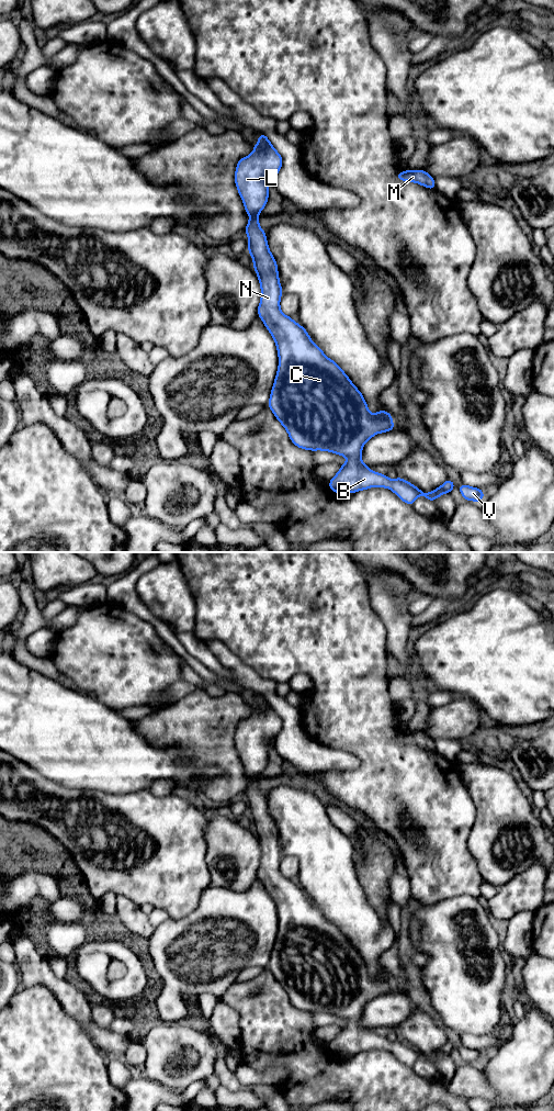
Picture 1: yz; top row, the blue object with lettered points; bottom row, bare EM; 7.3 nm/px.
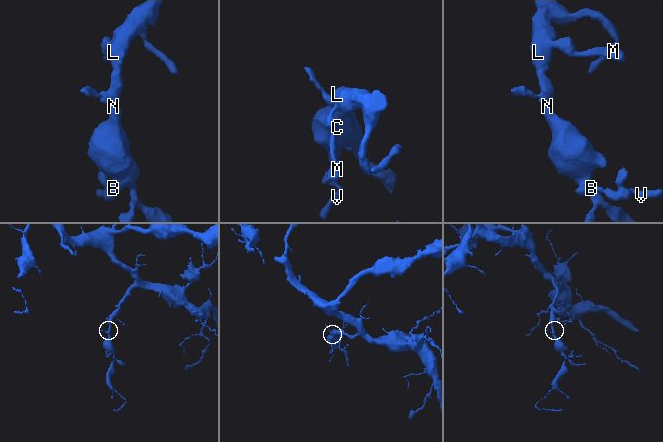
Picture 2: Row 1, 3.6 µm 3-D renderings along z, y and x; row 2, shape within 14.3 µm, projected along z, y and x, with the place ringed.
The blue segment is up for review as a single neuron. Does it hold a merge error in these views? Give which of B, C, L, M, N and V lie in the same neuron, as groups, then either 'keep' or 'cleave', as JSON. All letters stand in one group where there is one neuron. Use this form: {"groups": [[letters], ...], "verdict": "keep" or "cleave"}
{"groups": [["B", "C", "L", "M", "N", "V"]], "verdict": "keep"}

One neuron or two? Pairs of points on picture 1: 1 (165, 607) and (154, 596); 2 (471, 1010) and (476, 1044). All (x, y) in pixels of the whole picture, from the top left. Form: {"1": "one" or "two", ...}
{"1": "one", "2": "two"}

